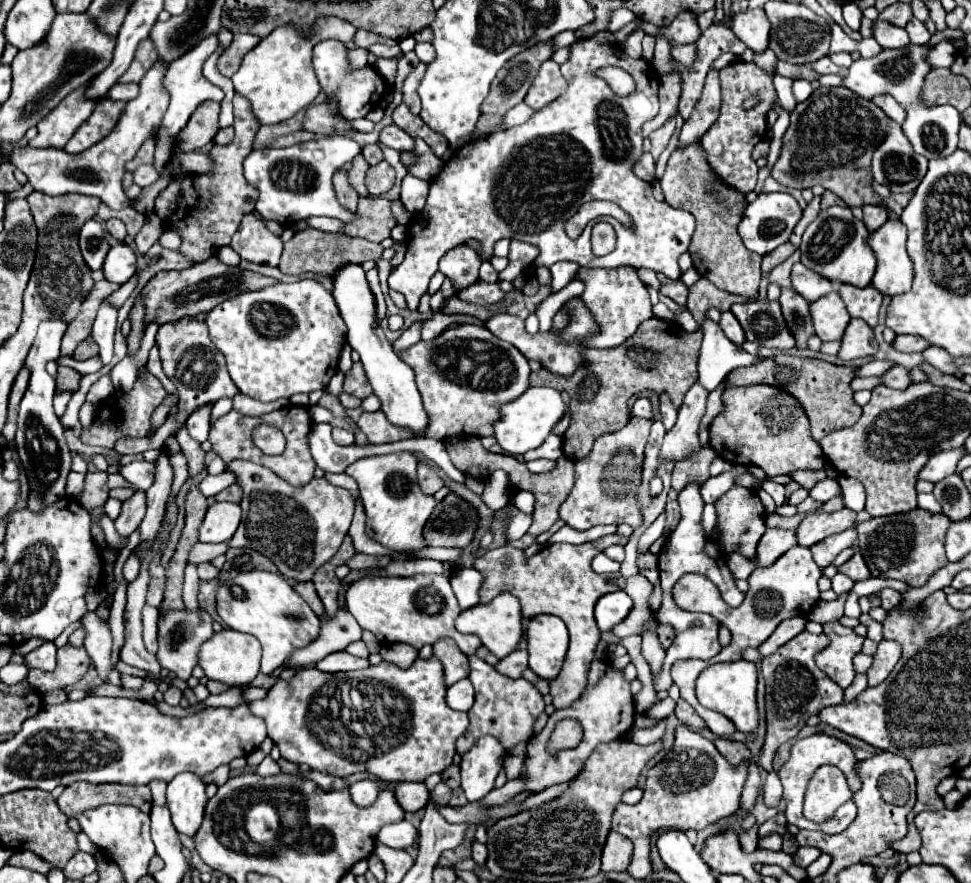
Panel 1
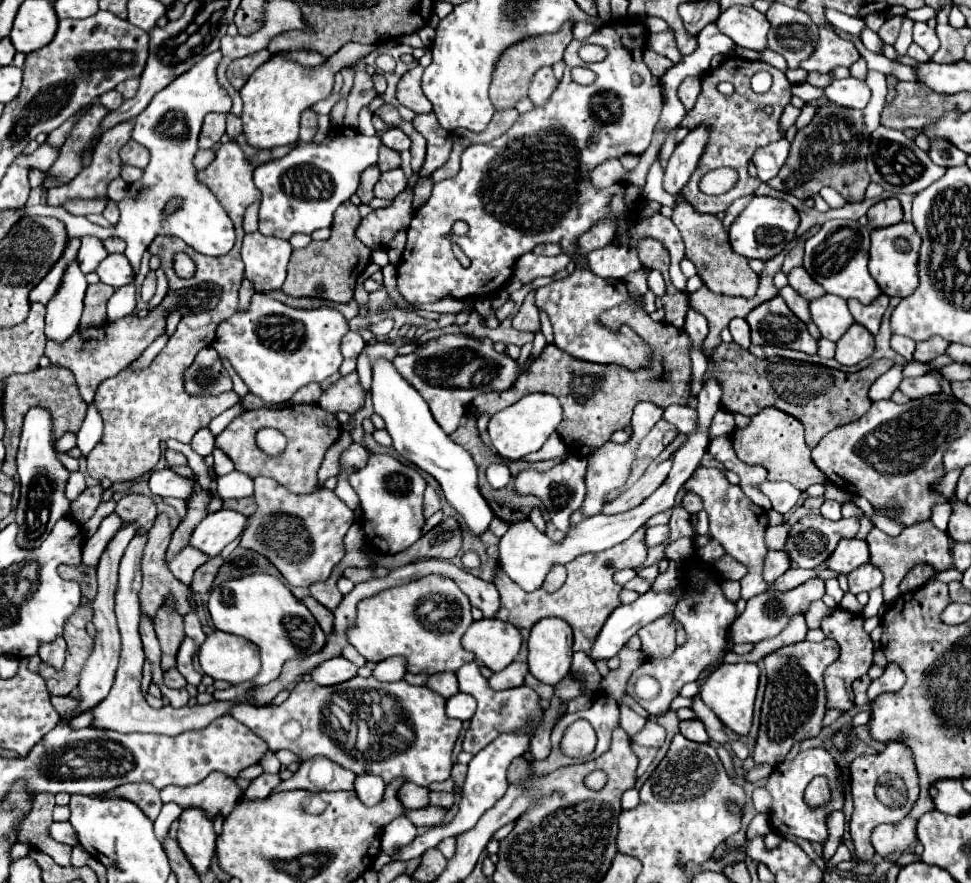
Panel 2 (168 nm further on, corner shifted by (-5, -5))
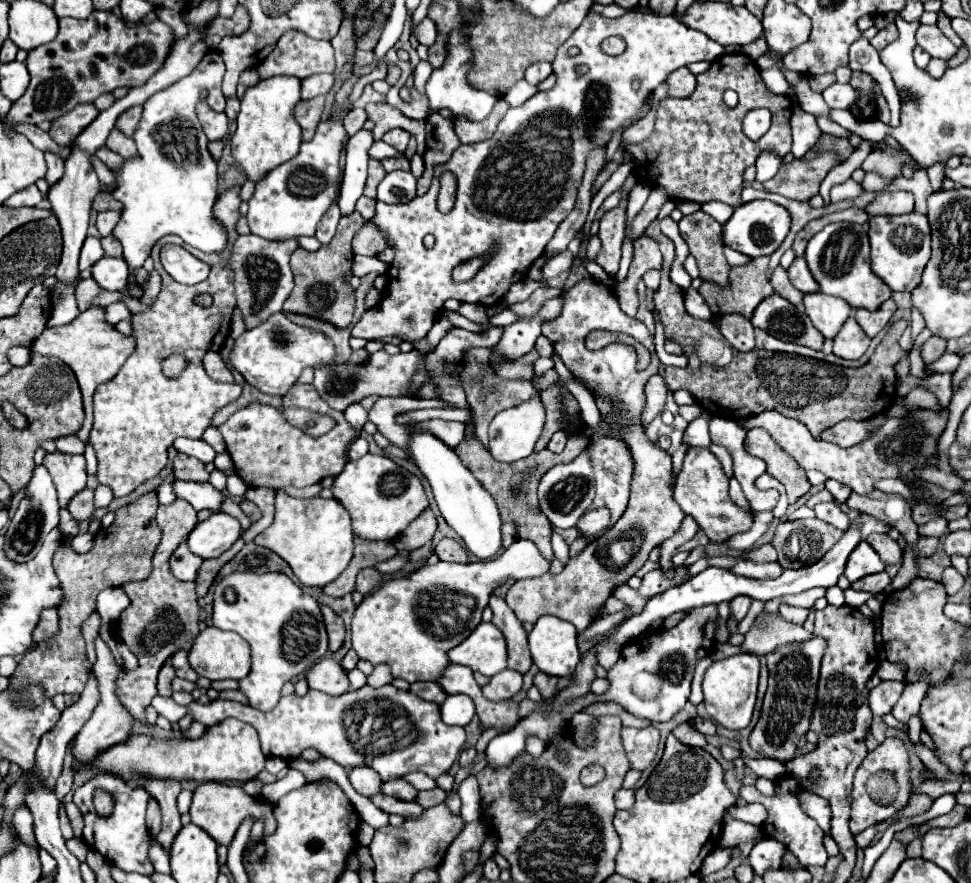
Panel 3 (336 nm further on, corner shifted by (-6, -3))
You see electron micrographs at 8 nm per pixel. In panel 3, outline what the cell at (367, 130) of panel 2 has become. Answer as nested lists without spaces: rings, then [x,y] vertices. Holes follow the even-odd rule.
[[[360,129],[356,135],[348,141],[348,155],[346,155],[346,169],[344,169],[344,181],[340,189],[338,207],[342,215],[348,215],[354,211],[356,201],[362,197],[362,189],[366,183],[366,167],[368,167],[368,149],[372,147],[374,137],[372,131]]]

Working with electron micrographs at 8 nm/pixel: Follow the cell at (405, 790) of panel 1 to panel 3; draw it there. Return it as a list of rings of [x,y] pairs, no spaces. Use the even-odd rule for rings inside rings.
[[[404,779],[386,781],[382,785],[382,791],[386,795],[392,795],[392,797],[398,797],[398,799],[404,799],[404,801],[416,801],[416,795],[418,795],[418,791],[412,789],[412,785],[408,785]]]

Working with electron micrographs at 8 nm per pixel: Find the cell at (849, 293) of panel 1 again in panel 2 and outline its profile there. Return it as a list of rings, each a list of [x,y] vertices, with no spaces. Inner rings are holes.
[[[881,295],[881,297],[875,299],[871,305],[863,305],[863,303],[859,303],[857,299],[851,299],[851,301],[849,301],[849,311],[851,311],[853,319],[855,319],[857,323],[861,323],[871,335],[877,335],[887,305],[889,305],[889,297],[887,297],[887,295]]]

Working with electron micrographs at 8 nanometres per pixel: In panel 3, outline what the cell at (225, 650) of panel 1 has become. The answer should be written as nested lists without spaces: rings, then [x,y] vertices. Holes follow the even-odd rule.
[[[206,627],[190,649],[190,665],[208,679],[242,679],[250,673],[250,645],[232,631]]]

